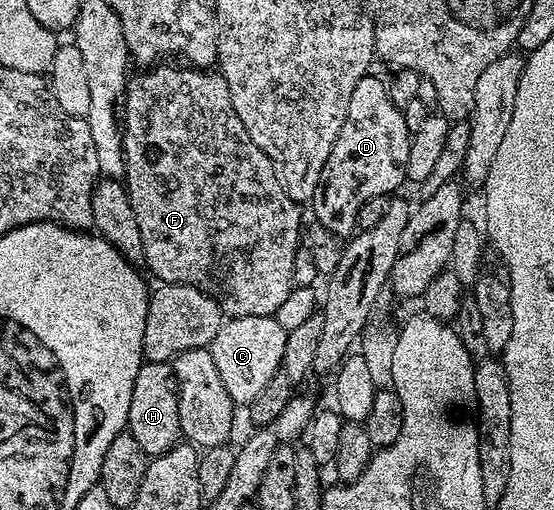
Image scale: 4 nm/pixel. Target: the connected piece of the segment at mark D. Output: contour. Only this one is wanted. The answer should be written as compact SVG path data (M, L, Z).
M370 74L363 76L361 82L357 82L357 90L353 90L353 98L349 98L349 110L345 114L345 122L341 126L341 130L337 134L337 138L333 142L333 150L329 154L329 158L325 162L325 166L318 169L319 185L315 188L315 217L317 223L325 230L329 230L333 235L340 238L347 238L356 231L359 223L359 211L361 206L365 206L365 202L369 198L377 198L378 196L390 197L398 190L407 180L407 163L409 162L409 146L411 145L411 131L405 126L405 118L402 111L393 102L389 102L389 94L385 94L385 86L381 86L381 82L375 76Z

